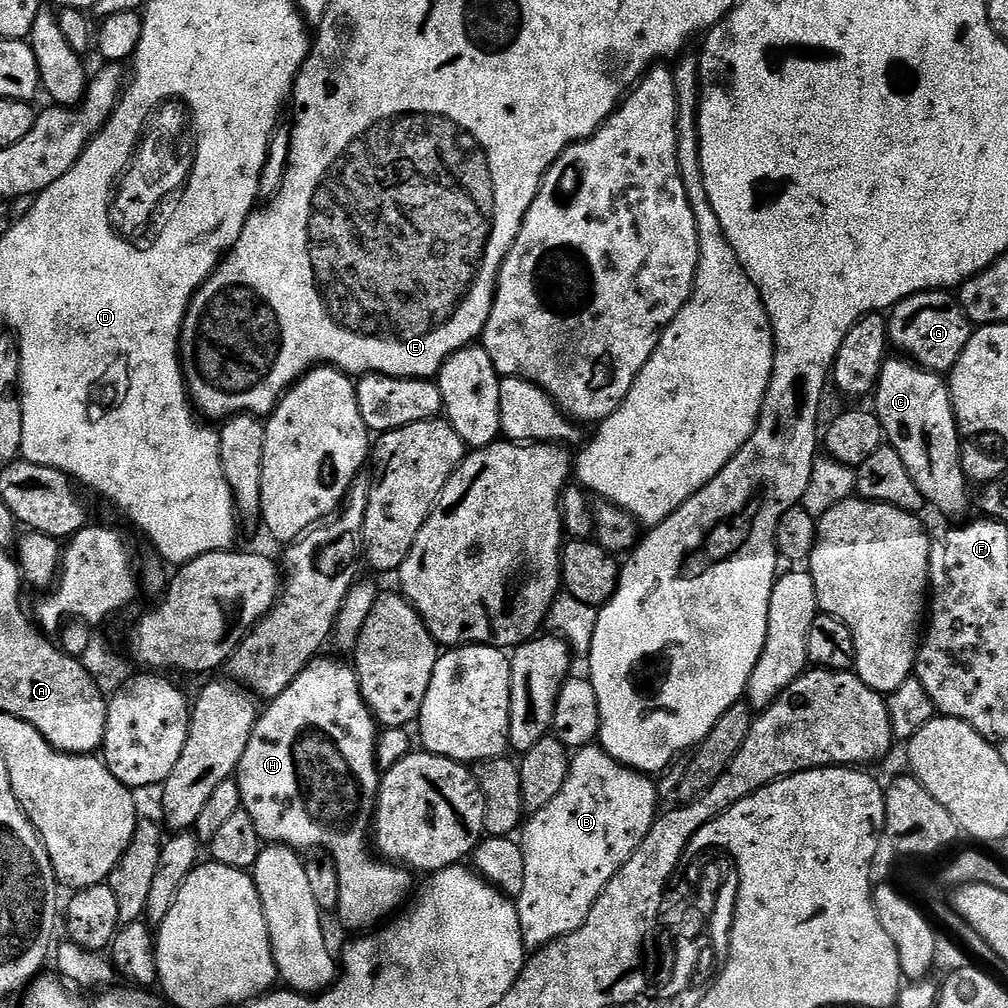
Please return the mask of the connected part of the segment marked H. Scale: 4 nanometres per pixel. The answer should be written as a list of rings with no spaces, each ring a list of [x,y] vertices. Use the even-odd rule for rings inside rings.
[[[324,659],[311,660],[302,670],[302,674],[298,674],[298,678],[294,678],[294,682],[290,682],[290,686],[286,686],[286,690],[282,690],[282,694],[278,694],[276,699],[267,705],[268,709],[265,712],[263,709],[259,713],[254,730],[250,734],[250,742],[246,742],[246,750],[242,753],[242,758],[236,767],[234,779],[237,782],[238,790],[241,791],[242,811],[250,814],[250,818],[254,818],[254,826],[258,830],[261,841],[268,844],[284,844],[288,848],[297,850],[316,848],[312,850],[319,850],[323,855],[332,857],[332,861],[336,863],[338,882],[340,883],[338,915],[340,915],[340,920],[346,927],[353,928],[356,934],[360,934],[365,930],[375,929],[381,922],[387,921],[389,917],[399,913],[405,907],[406,901],[414,892],[414,887],[412,888],[413,873],[407,867],[377,858],[370,847],[370,833],[374,828],[376,796],[380,793],[380,778],[382,775],[376,765],[378,725],[375,716],[368,711],[366,702],[360,693],[360,683],[356,677],[355,667],[351,663],[343,664],[340,660]]]

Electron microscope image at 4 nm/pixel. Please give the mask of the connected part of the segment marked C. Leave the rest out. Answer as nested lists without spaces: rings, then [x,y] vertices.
[[[907,358],[892,359],[885,359],[874,389],[874,399],[876,398],[874,411],[884,427],[884,439],[896,451],[898,458],[902,458],[902,466],[906,466],[906,474],[910,474],[914,486],[918,486],[925,501],[948,516],[956,516],[967,504],[970,504],[970,492],[968,496],[970,482],[964,477],[962,470],[960,457],[962,433],[956,426],[947,379],[941,373],[929,372],[927,368],[922,368]]]

